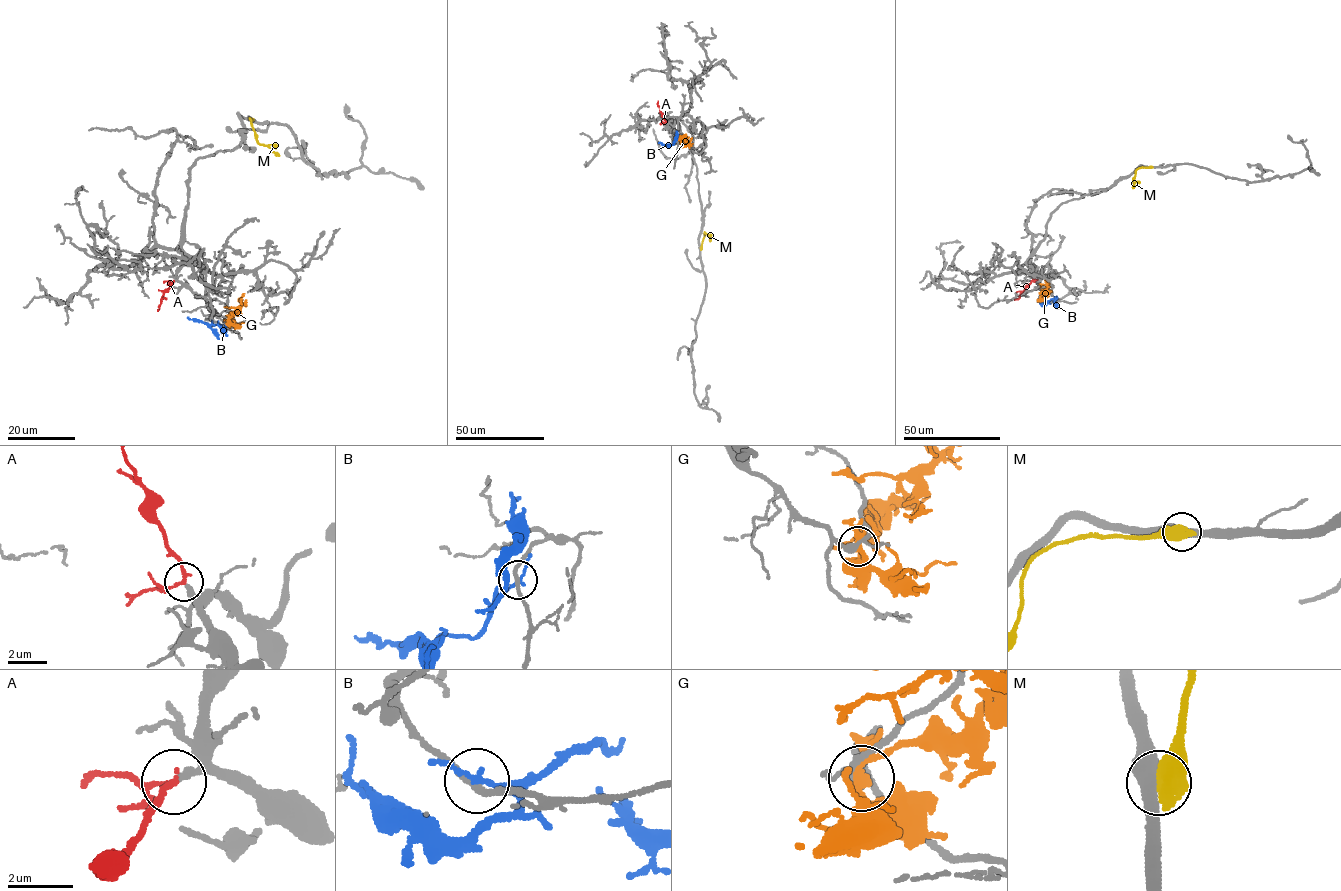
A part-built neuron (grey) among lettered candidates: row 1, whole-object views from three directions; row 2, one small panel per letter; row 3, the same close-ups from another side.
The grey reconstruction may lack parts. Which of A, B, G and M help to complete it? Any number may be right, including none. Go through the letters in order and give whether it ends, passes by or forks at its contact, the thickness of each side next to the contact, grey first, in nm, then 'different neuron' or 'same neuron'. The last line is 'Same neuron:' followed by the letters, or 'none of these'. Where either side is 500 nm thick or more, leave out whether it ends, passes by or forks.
A: it forks | 240/130 nm | same neuron
B: it passes by | 190/130 nm | different neuron
G: it forks | 240/240 nm | different neuron
M: 480/700 nm | different neuron
Same neuron: A

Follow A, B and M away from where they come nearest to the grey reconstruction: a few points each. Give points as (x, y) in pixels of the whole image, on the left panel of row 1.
A: (173, 282), (164, 292), (157, 311)
B: (225, 327), (187, 317)
M: (250, 119), (256, 141), (279, 156)

